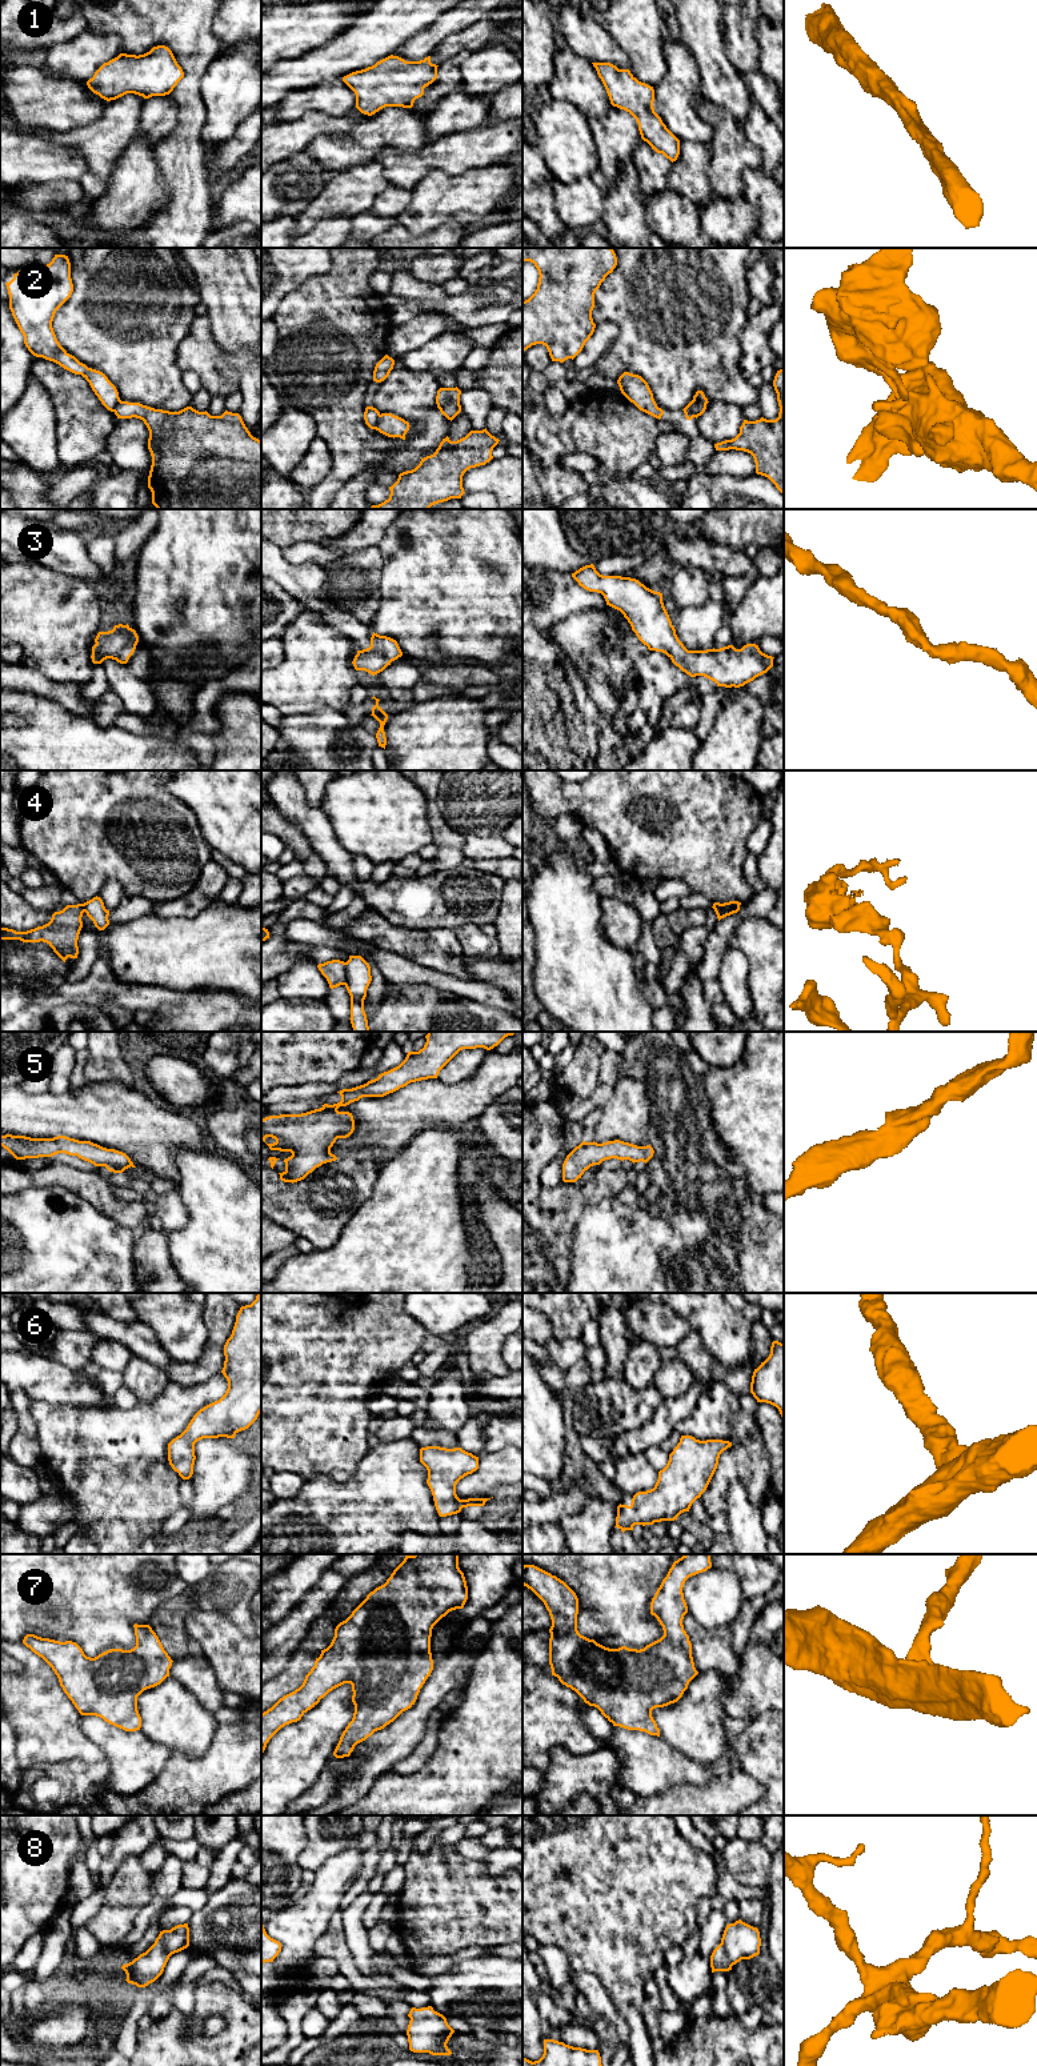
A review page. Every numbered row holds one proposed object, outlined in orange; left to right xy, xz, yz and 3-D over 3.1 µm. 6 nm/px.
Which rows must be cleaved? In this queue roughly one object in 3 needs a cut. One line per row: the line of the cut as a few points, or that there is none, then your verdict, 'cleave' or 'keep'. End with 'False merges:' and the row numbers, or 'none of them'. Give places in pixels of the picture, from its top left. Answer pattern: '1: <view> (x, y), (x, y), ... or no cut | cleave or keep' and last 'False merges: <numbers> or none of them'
1: no cut | keep
2: yz (705, 403), (696, 403), (691, 409), (692, 415) | cleave
3: no cut | keep
4: yz (739, 905), (716, 913) | cleave
5: no cut | keep
6: no cut | keep
7: no cut | keep
8: no cut | keep
False merges: 2, 4

